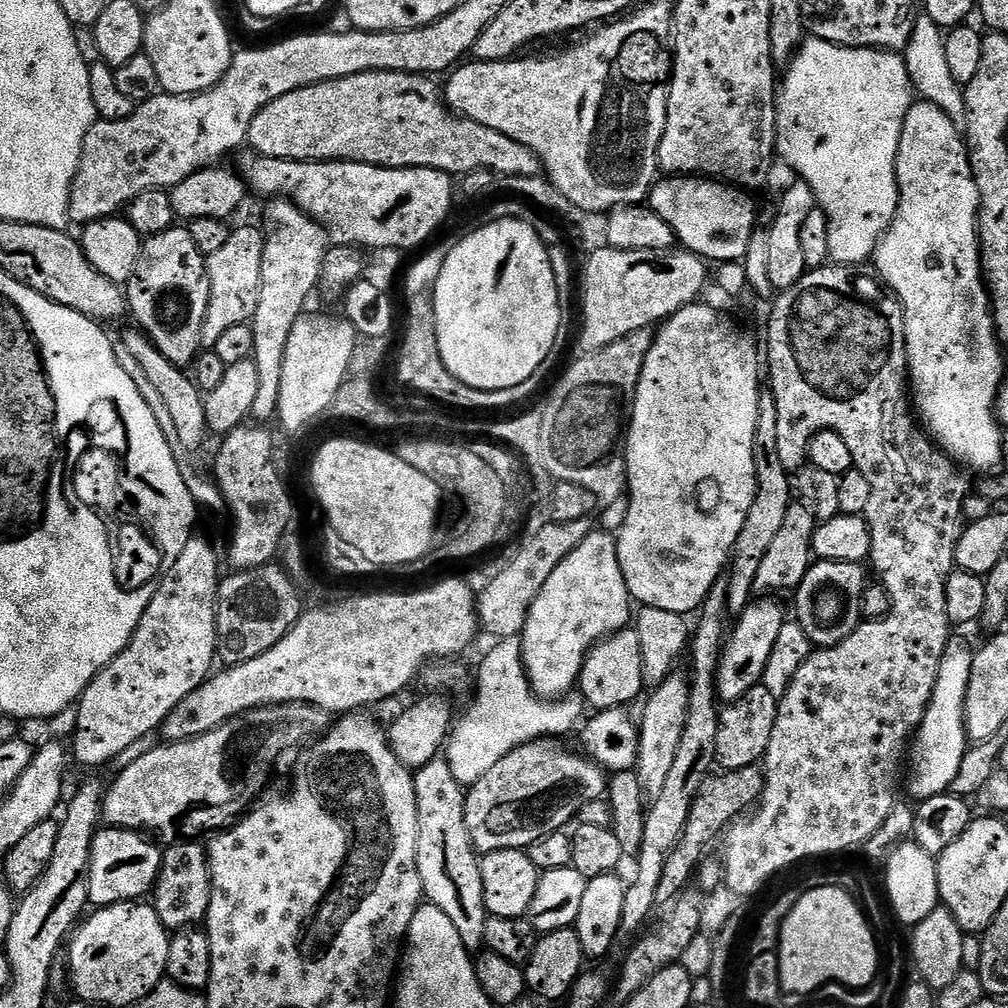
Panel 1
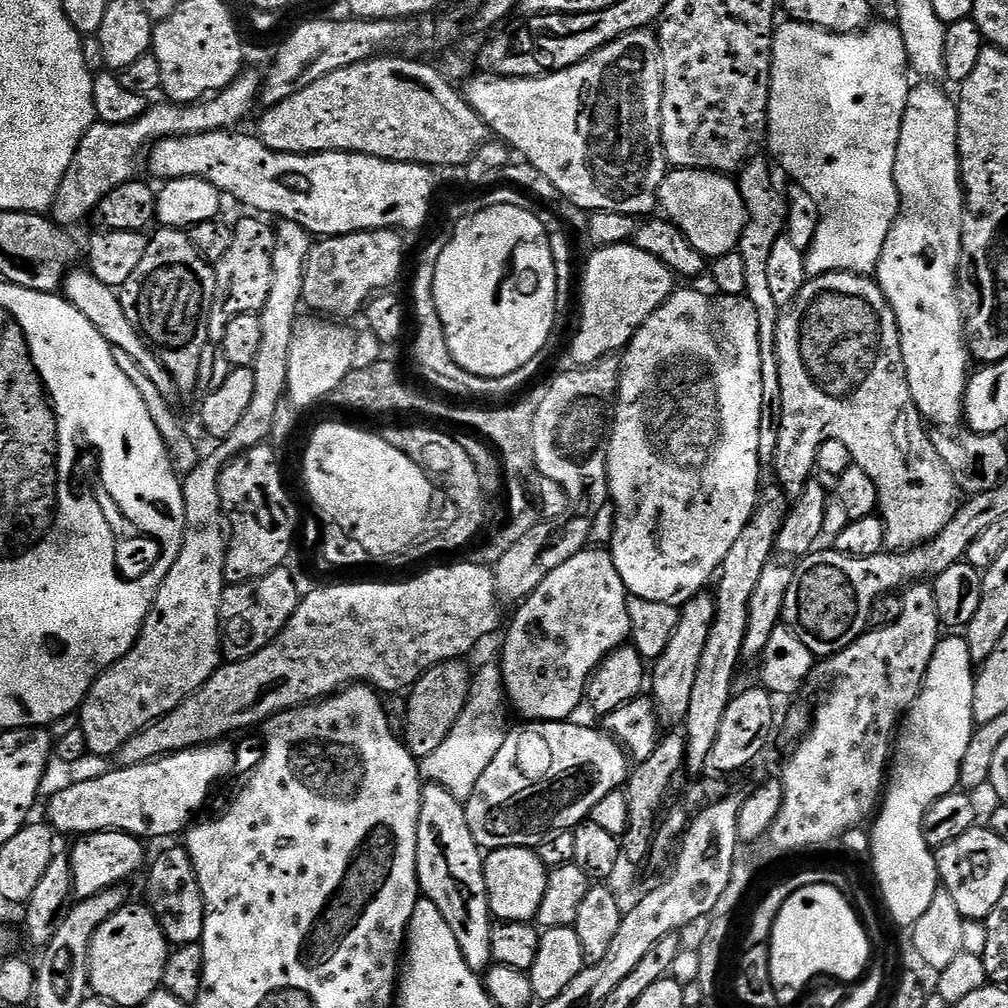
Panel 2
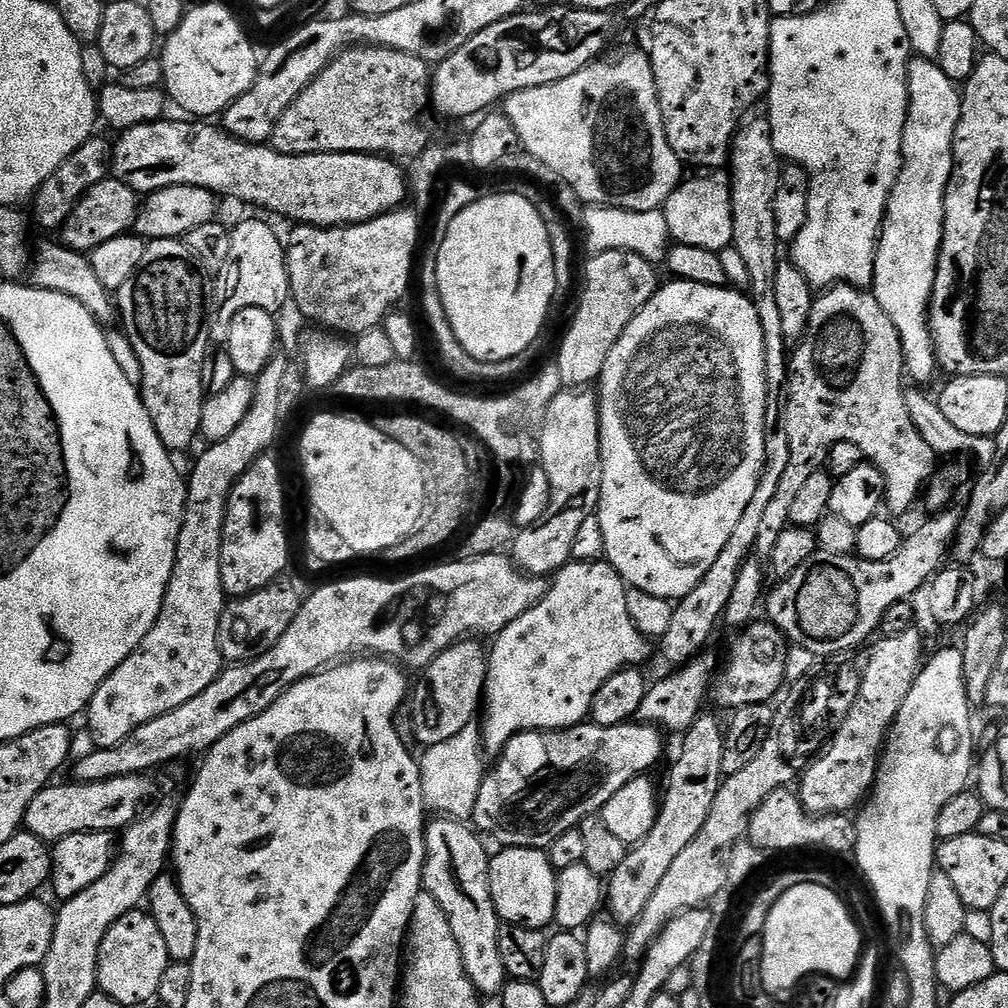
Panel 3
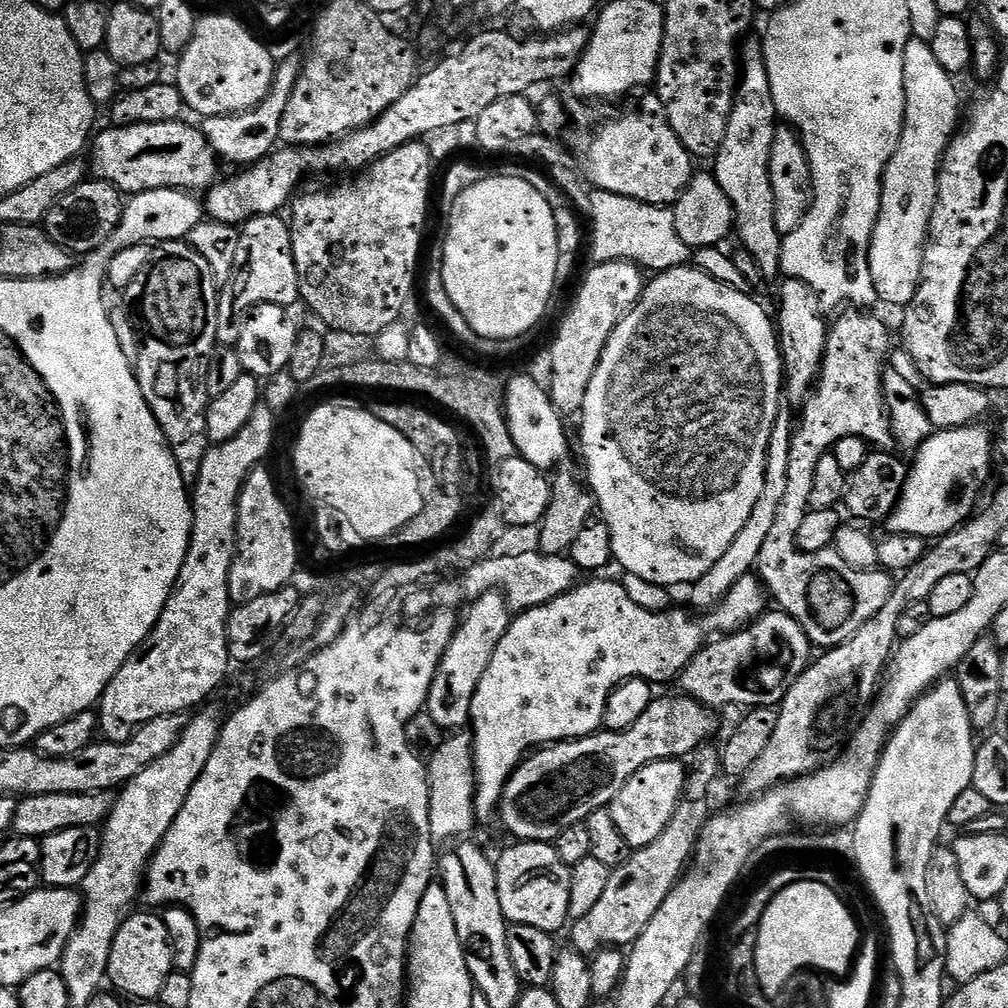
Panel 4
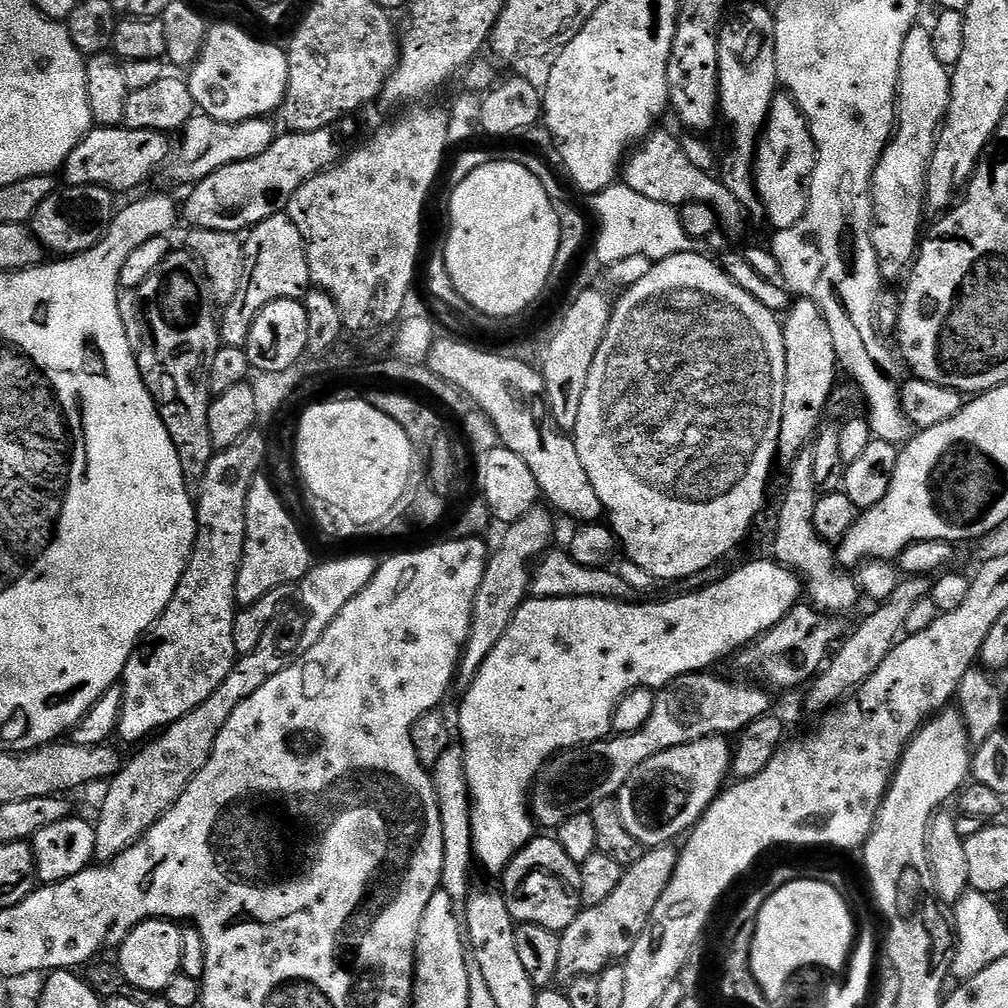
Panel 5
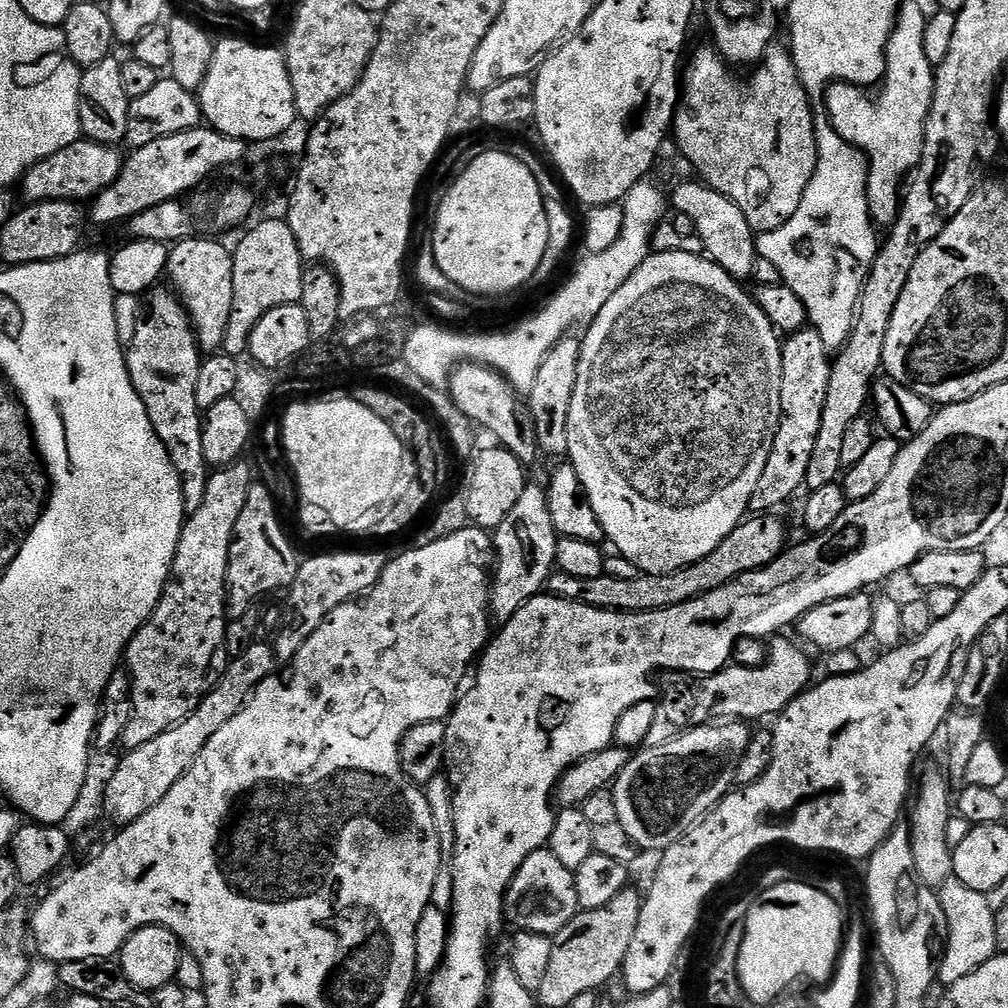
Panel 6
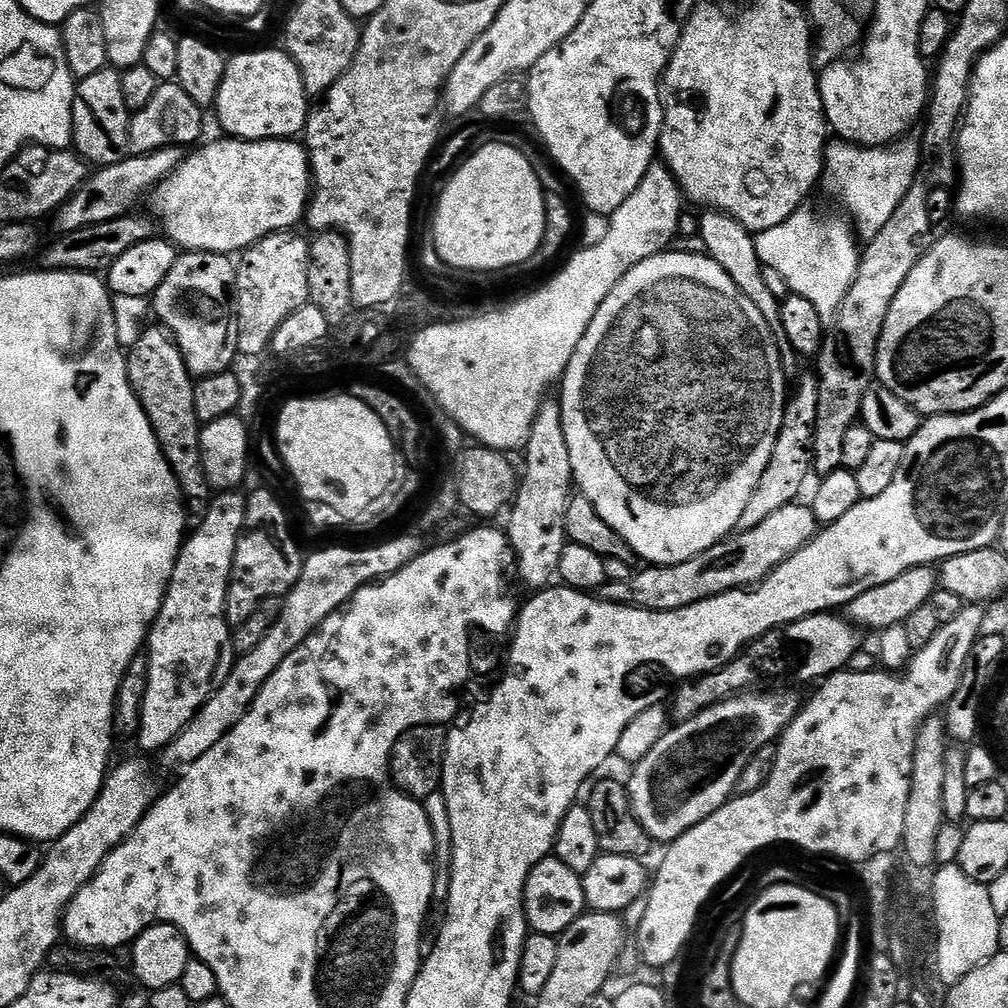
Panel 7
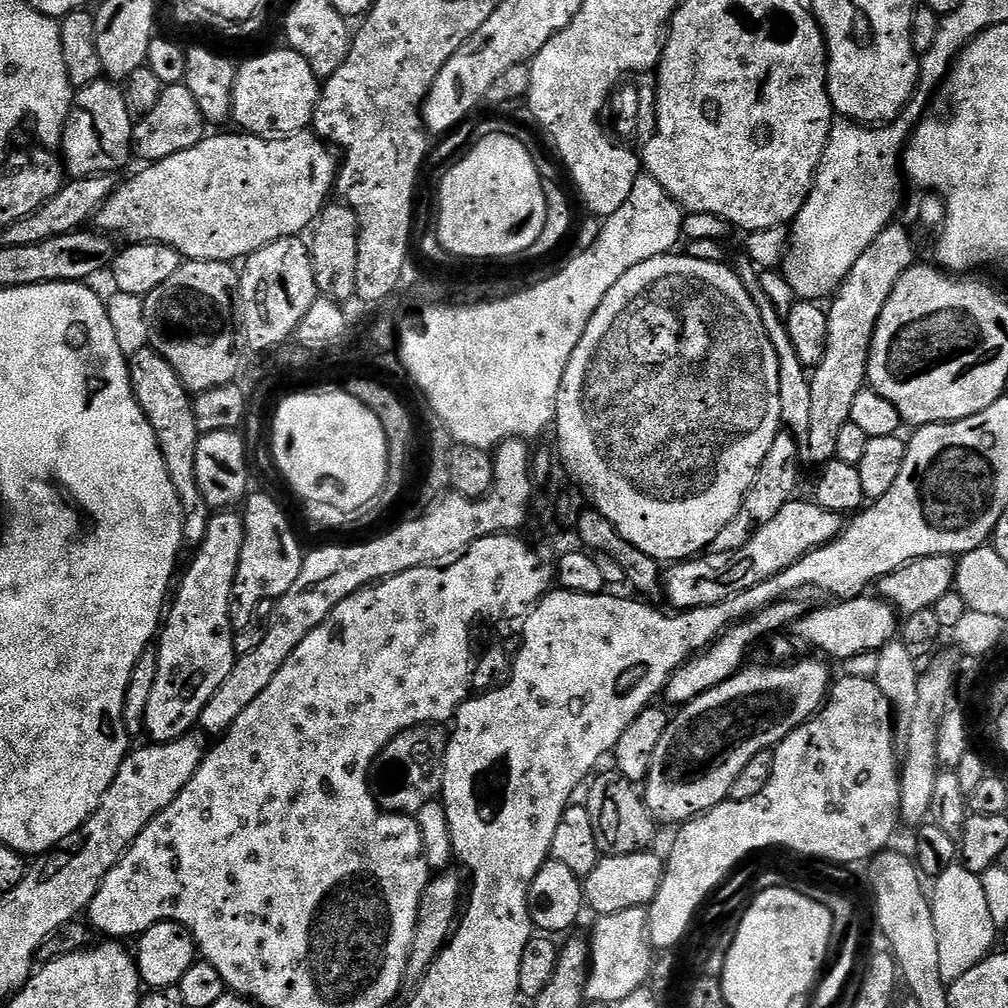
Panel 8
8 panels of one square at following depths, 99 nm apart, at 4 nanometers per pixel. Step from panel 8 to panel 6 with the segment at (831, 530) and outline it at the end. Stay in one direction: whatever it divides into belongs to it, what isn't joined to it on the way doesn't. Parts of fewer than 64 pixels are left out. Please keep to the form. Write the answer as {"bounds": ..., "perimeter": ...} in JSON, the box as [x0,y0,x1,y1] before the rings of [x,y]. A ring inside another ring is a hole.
{"bounds":[547,514,789,612],"perimeter":[[[752,514],[740,521],[738,527],[720,543],[718,550],[706,554],[698,562],[673,572],[662,574],[638,574],[634,578],[614,578],[602,575],[598,578],[574,578],[565,572],[557,571],[548,577],[547,591],[553,596],[578,602],[595,608],[610,608],[614,612],[653,612],[678,606],[726,586],[734,578],[759,568],[765,568],[778,559],[789,543],[784,533],[784,524],[776,514]]]}

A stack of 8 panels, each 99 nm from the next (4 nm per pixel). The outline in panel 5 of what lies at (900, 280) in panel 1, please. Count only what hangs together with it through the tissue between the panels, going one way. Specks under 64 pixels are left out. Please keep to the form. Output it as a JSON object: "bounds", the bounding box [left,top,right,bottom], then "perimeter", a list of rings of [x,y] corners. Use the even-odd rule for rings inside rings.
{"bounds":[870,26,950,280],"perimeter":[[[914,26],[904,36],[904,45],[900,55],[900,85],[896,87],[896,127],[891,141],[884,146],[884,153],[872,171],[872,223],[870,235],[872,251],[878,261],[878,272],[881,277],[892,280],[895,276],[903,277],[911,265],[917,251],[918,241],[922,236],[920,215],[926,212],[924,183],[928,177],[928,163],[936,145],[936,135],[944,123],[944,114],[950,102],[950,72],[938,62],[932,46],[932,34],[927,27]]]}

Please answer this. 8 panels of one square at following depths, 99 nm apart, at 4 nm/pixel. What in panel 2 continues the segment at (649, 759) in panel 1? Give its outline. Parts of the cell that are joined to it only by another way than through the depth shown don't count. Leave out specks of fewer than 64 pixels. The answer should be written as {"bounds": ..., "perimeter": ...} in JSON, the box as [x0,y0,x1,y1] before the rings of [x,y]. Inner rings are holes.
{"bounds":[650,590,715,725],"perimeter":[[[708,590],[699,592],[694,599],[683,604],[679,609],[677,629],[674,630],[662,654],[651,665],[650,696],[655,703],[656,713],[665,725],[679,725],[690,710],[690,694],[694,690],[694,678],[698,678],[698,665],[702,663],[702,650],[706,647],[706,638],[710,638],[710,626],[714,626],[715,610],[715,595]]]}

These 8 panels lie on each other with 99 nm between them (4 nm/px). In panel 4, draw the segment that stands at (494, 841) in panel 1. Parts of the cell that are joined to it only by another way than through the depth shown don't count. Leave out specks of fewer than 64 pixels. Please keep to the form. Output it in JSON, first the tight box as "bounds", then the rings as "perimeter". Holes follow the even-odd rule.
{"bounds":[498,694,716,842],"perimeter":[[[675,694],[676,696],[657,695],[652,704],[630,726],[621,732],[601,730],[593,736],[583,736],[581,740],[562,740],[559,744],[541,746],[520,761],[520,765],[512,772],[512,777],[506,782],[504,793],[500,799],[498,820],[504,823],[504,828],[510,835],[516,836],[520,842],[555,842],[558,834],[566,830],[566,826],[583,824],[594,810],[608,808],[612,799],[626,786],[626,782],[642,766],[659,760],[680,760],[684,756],[691,757],[697,748],[705,747],[708,740],[716,732],[716,720],[713,709],[689,696]]]}

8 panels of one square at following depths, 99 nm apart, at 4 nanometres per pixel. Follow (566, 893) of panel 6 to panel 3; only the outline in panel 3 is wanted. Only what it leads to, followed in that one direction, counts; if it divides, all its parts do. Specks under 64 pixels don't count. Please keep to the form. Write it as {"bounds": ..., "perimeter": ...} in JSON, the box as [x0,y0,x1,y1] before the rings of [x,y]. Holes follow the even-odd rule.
{"bounds":[488,847,558,930],"perimeter":[[[501,847],[500,853],[493,855],[488,862],[488,881],[490,882],[490,894],[492,895],[492,901],[496,907],[496,913],[500,915],[501,921],[506,924],[517,924],[518,926],[526,926],[527,928],[538,928],[541,930],[547,929],[547,924],[551,925],[555,921],[556,915],[554,914],[554,906],[558,902],[558,886],[556,885],[556,877],[558,875],[555,868],[552,867],[552,863],[548,860],[547,851],[539,848],[506,848]]]}

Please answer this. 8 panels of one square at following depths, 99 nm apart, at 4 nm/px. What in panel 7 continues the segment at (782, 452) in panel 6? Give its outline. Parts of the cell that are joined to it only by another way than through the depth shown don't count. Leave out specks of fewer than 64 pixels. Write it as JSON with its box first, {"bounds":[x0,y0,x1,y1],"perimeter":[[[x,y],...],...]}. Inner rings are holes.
{"bounds":[736,374,818,532],"perimeter":[[[809,374],[800,380],[796,393],[787,397],[784,405],[784,417],[780,432],[770,445],[768,465],[762,470],[762,478],[758,478],[758,486],[754,486],[754,494],[750,494],[750,502],[746,502],[746,510],[742,510],[742,518],[738,518],[736,532],[745,532],[758,526],[765,518],[770,518],[782,506],[793,503],[796,496],[804,488],[804,479],[810,476],[810,445],[812,432],[816,429],[816,410],[818,406],[818,380]]]}

